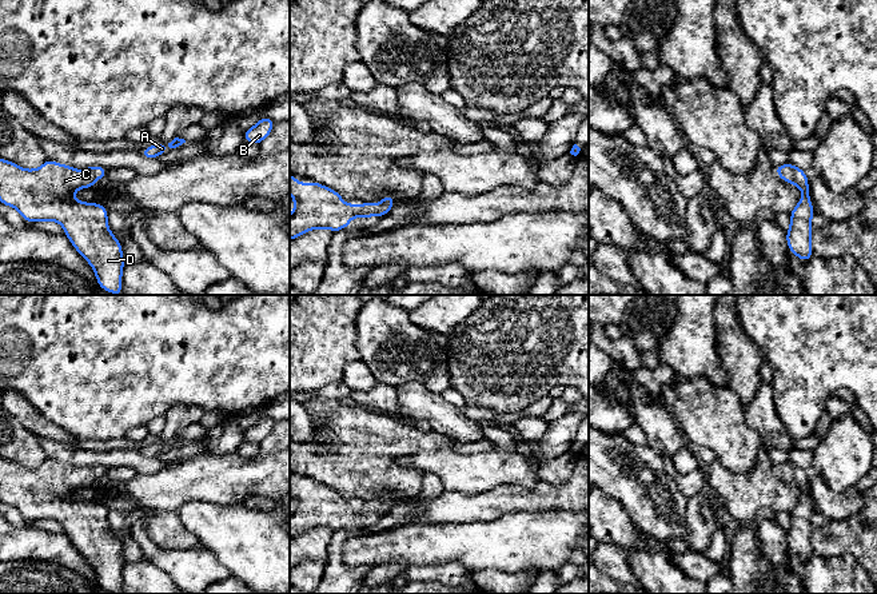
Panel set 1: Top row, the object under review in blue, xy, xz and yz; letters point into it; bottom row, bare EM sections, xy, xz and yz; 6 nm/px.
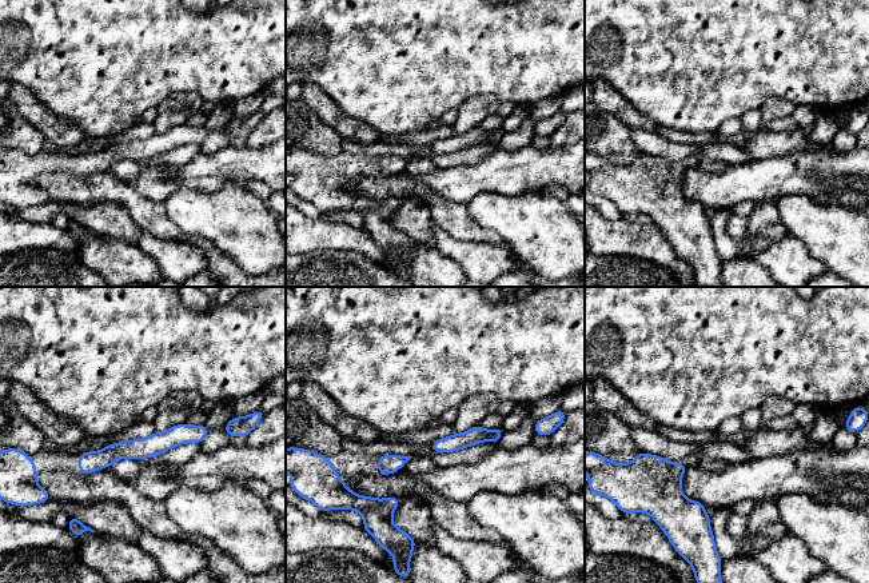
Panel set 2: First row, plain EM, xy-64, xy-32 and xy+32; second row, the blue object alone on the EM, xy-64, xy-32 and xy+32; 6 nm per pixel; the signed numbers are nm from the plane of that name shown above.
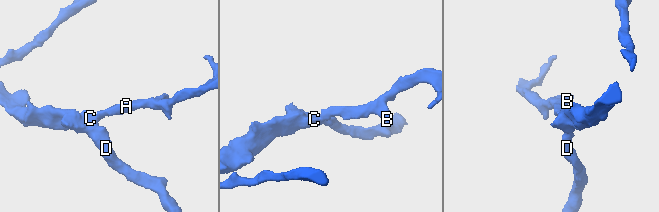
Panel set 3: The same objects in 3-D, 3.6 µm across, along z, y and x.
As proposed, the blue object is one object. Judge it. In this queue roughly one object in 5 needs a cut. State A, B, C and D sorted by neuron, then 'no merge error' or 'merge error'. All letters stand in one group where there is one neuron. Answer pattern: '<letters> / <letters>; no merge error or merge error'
A B C D; no merge error

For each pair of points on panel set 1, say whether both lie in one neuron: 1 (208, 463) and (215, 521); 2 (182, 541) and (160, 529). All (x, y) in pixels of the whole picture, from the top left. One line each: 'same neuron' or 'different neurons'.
1: different neurons
2: same neuron

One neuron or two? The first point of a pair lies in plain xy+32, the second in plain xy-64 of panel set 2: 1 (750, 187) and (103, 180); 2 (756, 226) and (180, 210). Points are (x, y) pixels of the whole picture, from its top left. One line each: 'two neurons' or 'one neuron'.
1: two neurons
2: two neurons

